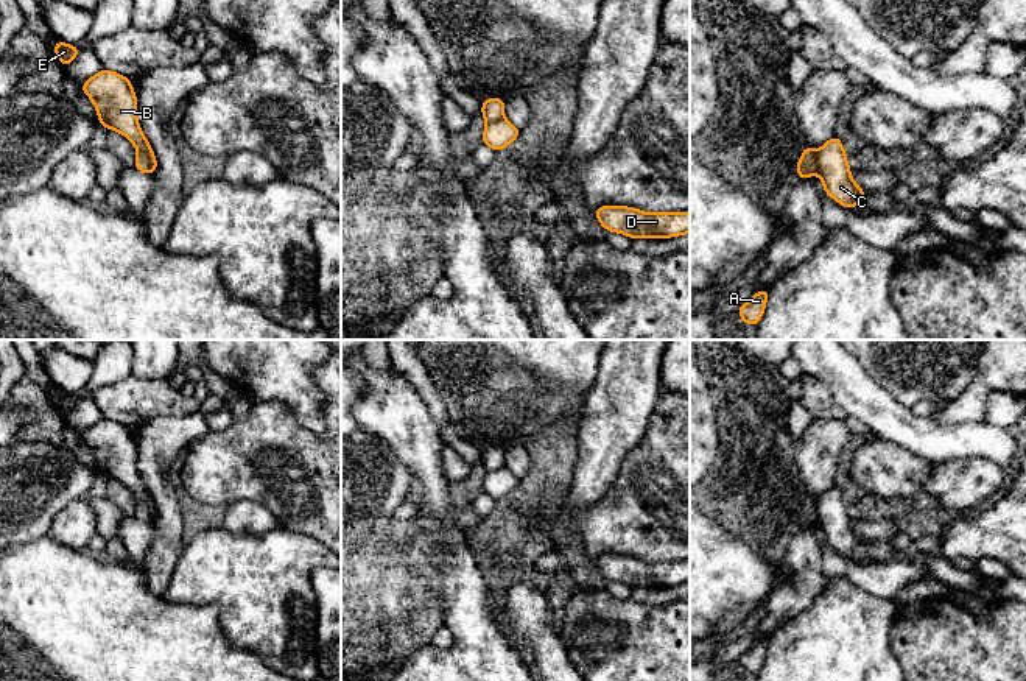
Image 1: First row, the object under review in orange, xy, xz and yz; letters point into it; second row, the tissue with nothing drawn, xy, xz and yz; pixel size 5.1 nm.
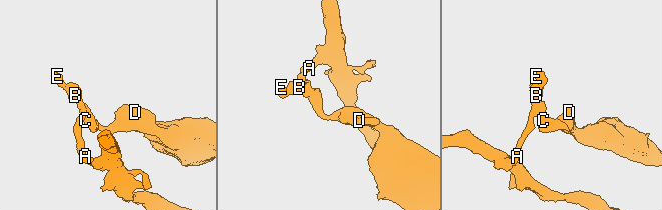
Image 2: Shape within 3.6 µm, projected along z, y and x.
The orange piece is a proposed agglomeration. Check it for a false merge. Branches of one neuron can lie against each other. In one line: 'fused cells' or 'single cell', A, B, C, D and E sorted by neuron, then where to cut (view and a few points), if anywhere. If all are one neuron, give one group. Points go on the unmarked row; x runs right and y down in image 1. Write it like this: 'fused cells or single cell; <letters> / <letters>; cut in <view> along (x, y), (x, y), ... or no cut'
fused cells; A B E / C D; cut in yz along (816, 502), (819, 521)

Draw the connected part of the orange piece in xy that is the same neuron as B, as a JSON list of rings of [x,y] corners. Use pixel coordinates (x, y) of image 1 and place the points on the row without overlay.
[[[103,418],[81,433],[81,438],[95,453],[98,471],[107,478],[118,480],[135,496],[134,517],[153,524],[149,506],[153,499],[137,471],[137,446],[131,430],[120,422]]]

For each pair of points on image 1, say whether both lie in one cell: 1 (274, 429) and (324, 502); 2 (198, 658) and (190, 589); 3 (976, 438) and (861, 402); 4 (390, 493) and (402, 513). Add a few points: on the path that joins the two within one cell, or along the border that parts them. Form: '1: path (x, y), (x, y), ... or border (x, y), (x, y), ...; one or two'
1: path (288, 448), (305, 465), (316, 483); one
2: border (162, 596), (168, 602), (214, 605), (221, 627); two
3: path (948, 438), (927, 438), (889, 419); one
4: border (407, 499), (391, 515); two

